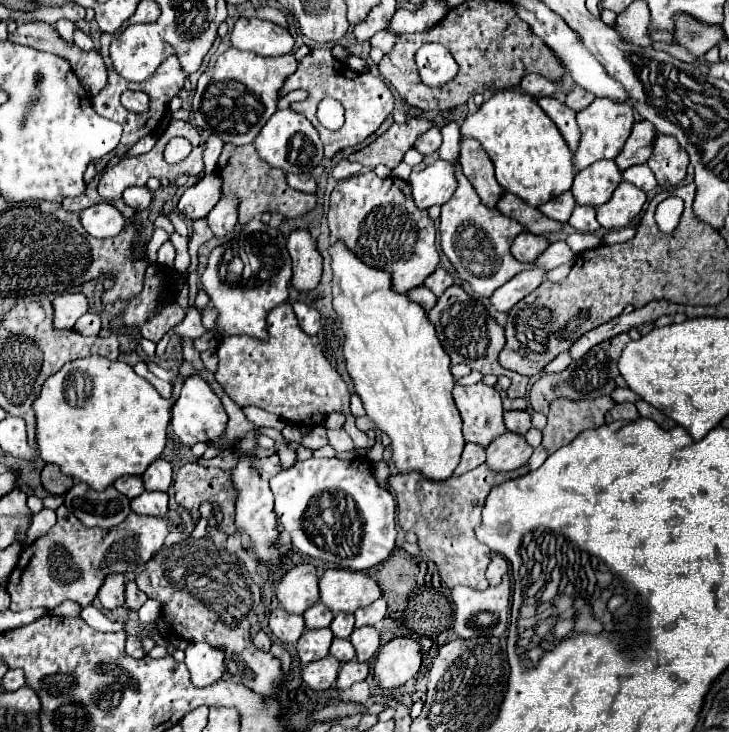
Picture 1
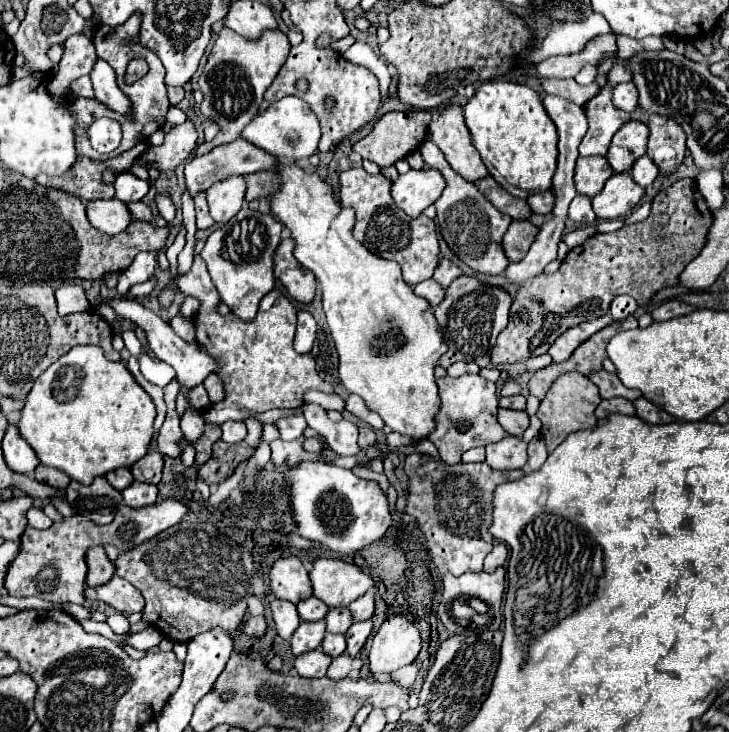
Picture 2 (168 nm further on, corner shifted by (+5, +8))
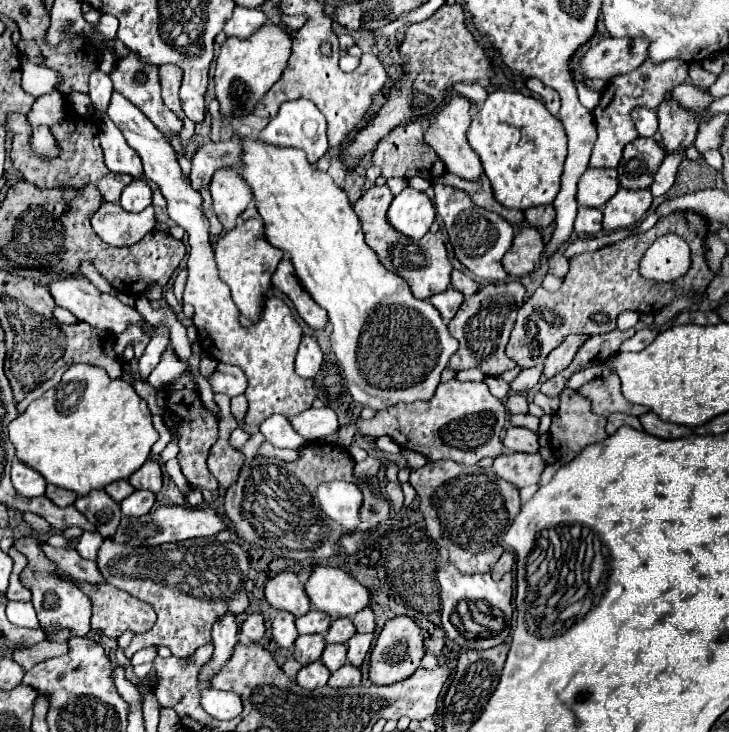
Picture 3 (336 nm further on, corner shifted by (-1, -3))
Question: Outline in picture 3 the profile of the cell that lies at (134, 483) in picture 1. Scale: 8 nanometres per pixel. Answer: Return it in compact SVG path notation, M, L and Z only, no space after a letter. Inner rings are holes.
M118 480L118 482L112 482L104 488L104 492L116 500L116 502L122 502L126 496L130 496L134 492L134 488L128 484L128 480Z

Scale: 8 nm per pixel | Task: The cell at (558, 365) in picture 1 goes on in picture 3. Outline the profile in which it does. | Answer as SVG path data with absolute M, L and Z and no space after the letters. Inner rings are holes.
M542 368L522 370L522 372L510 382L510 390L512 390L512 392L526 392L526 390L530 390L532 386L538 384L540 376L542 376Z

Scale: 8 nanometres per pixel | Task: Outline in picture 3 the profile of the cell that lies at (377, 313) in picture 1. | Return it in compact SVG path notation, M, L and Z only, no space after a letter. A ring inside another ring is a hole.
M240 138L240 144L240 176L248 182L254 194L256 210L264 222L264 236L272 246L290 254L302 288L312 296L312 300L316 300L318 306L326 308L332 324L330 344L346 374L348 390L354 402L382 410L398 402L430 400L440 384L440 372L458 350L458 342L450 336L448 324L442 320L440 312L428 300L414 298L408 284L380 264L372 248L364 242L360 220L356 218L346 192L334 184L330 174L308 164L304 152L296 148L276 148L250 138Z

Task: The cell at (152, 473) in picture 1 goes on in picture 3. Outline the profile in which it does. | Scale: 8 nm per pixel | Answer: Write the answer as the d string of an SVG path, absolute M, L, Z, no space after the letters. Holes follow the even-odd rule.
M146 460L142 468L138 468L128 482L136 488L136 490L150 490L150 492L158 492L162 488L162 470L160 464L156 460Z

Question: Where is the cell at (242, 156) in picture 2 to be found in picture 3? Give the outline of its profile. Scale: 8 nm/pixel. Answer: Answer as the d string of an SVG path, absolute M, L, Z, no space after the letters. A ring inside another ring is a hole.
M236 140L226 142L204 142L198 146L196 154L192 156L192 172L190 182L194 190L208 186L212 174L224 166L238 166L240 162L240 144Z

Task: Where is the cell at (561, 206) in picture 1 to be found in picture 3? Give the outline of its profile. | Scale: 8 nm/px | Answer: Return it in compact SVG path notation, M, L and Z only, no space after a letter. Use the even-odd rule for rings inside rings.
M536 206L536 208L528 208L524 210L524 220L532 226L532 228L546 228L554 222L556 212L554 206Z

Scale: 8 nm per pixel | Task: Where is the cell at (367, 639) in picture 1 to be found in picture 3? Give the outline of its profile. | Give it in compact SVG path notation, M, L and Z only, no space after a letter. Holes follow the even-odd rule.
M354 634L352 640L348 640L348 662L352 666L360 666L364 662L364 656L368 654L372 646L374 634Z

